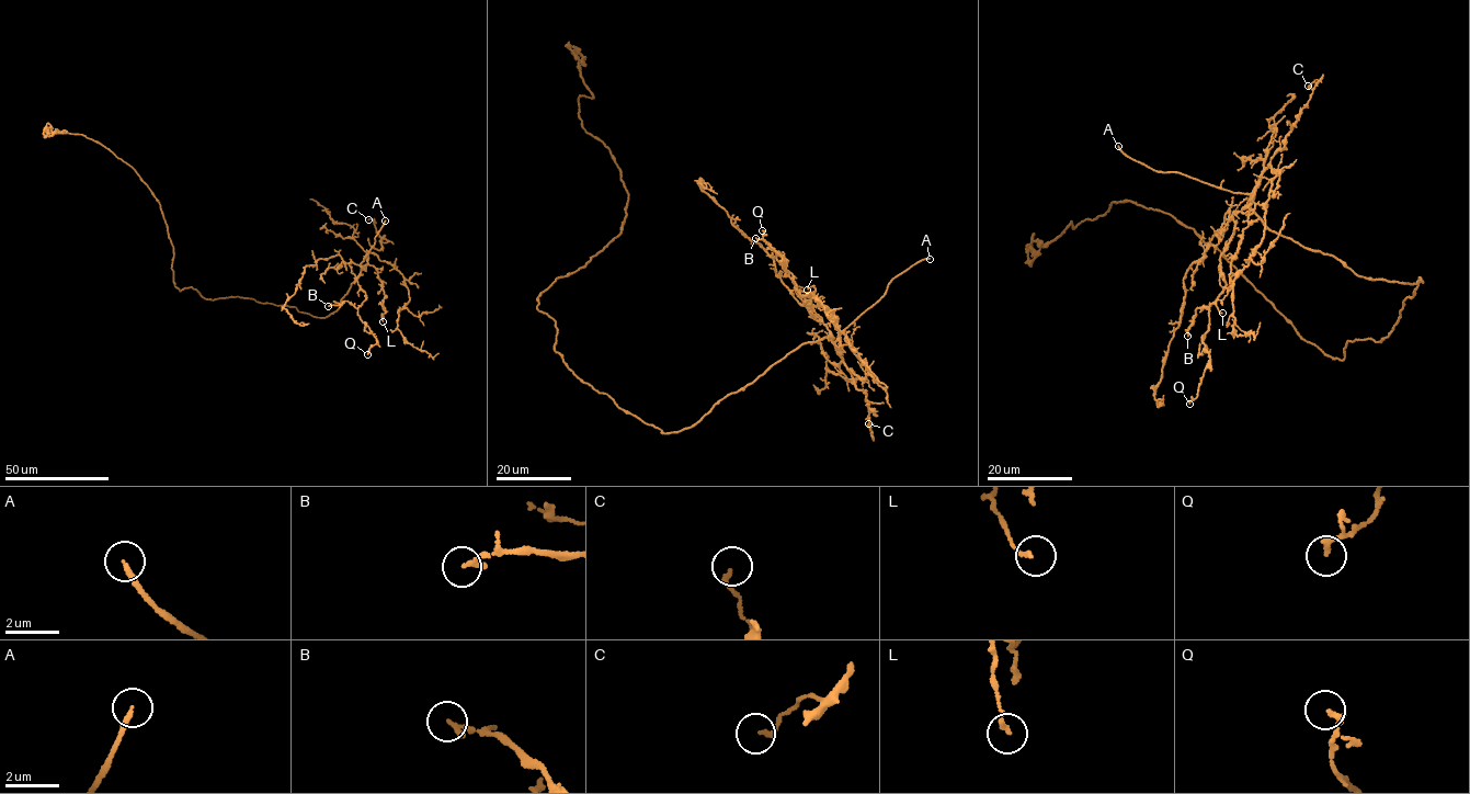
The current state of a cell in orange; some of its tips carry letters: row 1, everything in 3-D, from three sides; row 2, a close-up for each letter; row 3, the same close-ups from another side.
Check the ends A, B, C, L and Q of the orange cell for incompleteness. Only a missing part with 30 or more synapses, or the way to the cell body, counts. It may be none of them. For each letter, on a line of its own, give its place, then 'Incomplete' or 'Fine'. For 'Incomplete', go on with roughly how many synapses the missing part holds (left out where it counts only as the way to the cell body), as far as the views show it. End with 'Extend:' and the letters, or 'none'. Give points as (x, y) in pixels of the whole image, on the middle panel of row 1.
A: Place: (930, 259). Incomplete
B: Place: (755, 238). Fine
C: Place: (868, 423). Fine
L: Place: (807, 290). Fine
Q: Place: (762, 230). Fine
Extend: A

